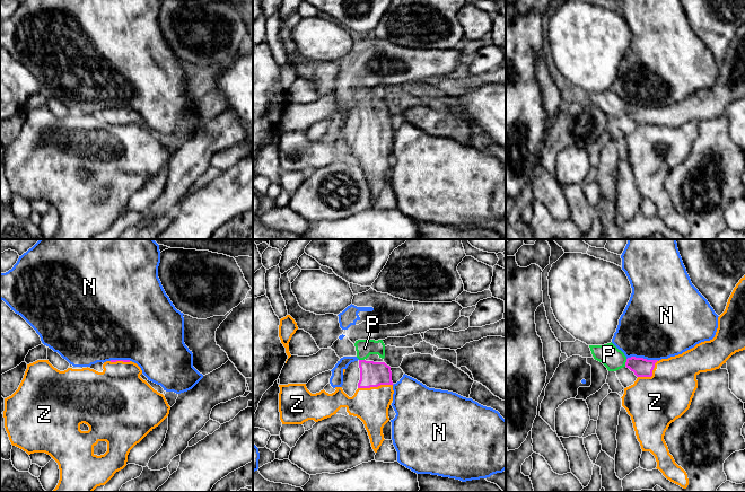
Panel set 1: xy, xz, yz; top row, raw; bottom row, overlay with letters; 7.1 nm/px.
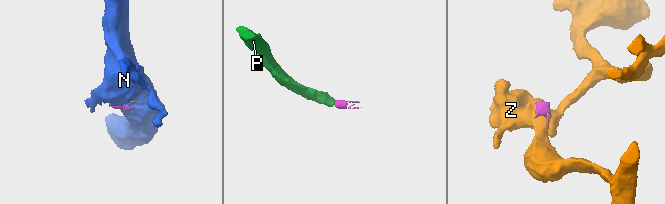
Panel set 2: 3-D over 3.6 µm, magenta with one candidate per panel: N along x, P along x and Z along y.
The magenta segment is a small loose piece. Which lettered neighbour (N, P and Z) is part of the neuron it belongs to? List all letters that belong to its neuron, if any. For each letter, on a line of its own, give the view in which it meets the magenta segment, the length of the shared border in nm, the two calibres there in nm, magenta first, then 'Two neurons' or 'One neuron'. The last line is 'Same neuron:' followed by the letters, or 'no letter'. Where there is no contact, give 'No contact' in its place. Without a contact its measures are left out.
N: Touches magenta in yz. Shared border 240 nm. Thickness 130 nm (magenta) against 480 nm. Two neurons
P: Touches magenta in yz. Shared border 60 nm. Thickness 130 nm (magenta) against 160 nm. One neuron
Z: Touches magenta in xz. Shared border 260 nm. Thickness 180 nm (magenta) against 240 nm. One neuron
Same neuron: P, Z

